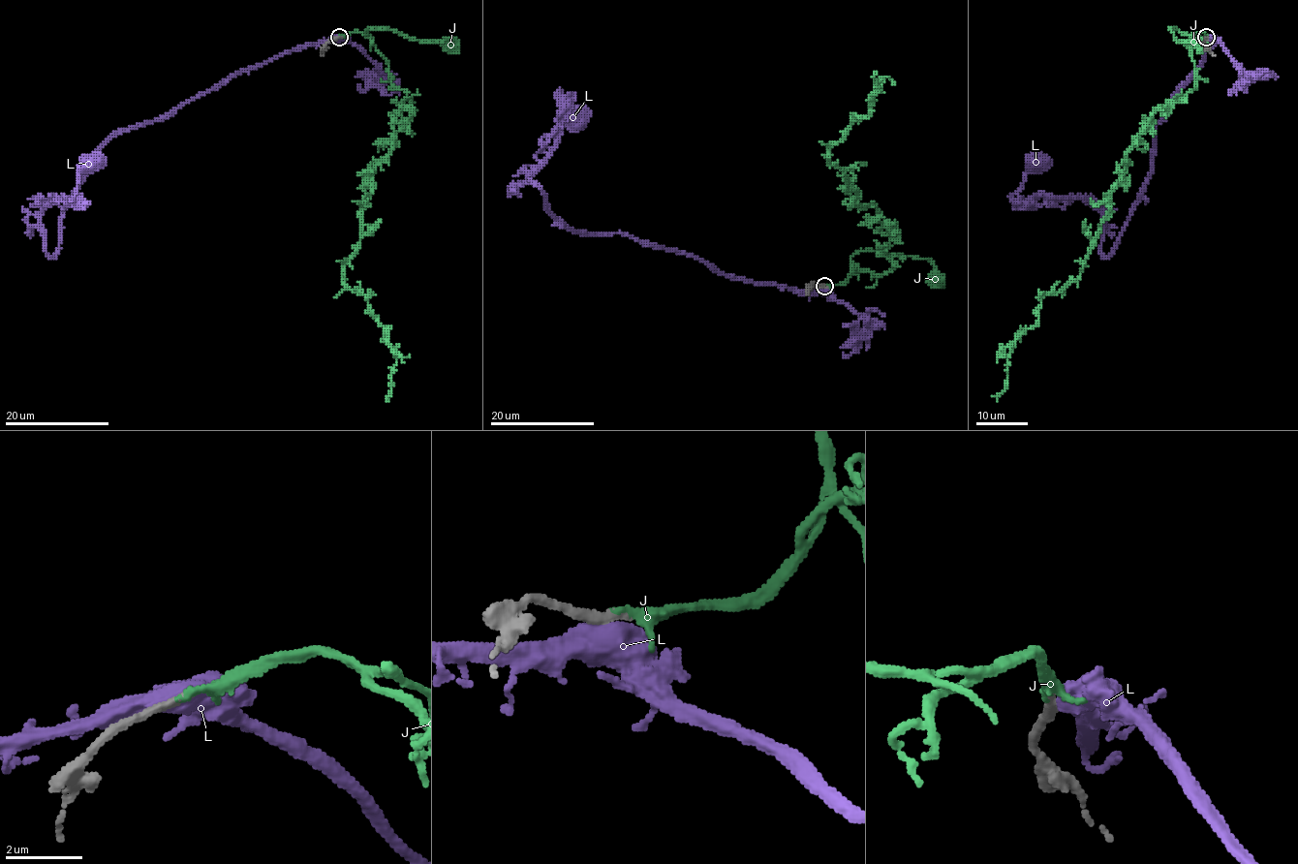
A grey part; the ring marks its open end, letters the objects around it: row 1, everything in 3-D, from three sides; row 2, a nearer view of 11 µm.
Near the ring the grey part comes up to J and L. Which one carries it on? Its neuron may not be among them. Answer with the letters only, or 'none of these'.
J

